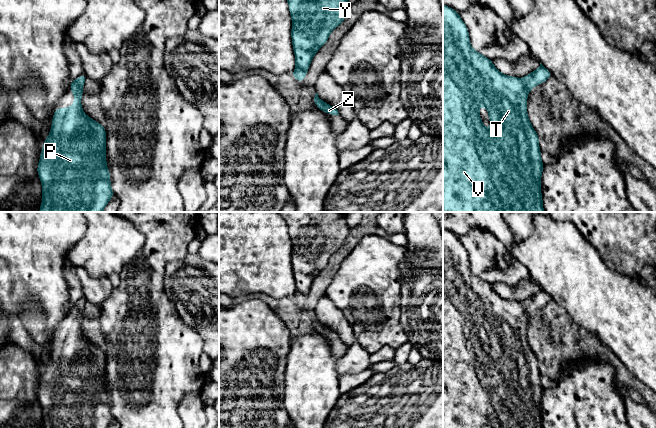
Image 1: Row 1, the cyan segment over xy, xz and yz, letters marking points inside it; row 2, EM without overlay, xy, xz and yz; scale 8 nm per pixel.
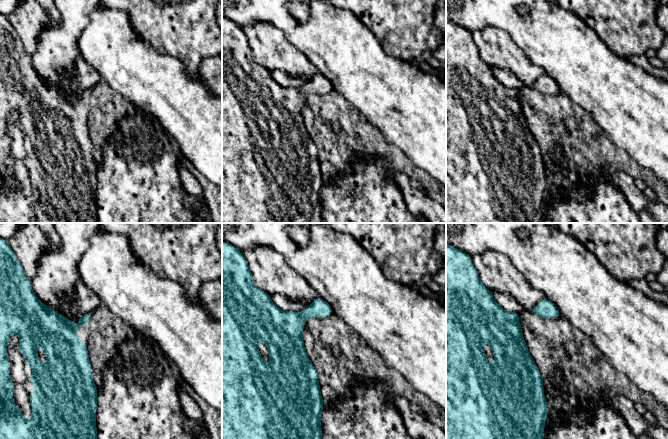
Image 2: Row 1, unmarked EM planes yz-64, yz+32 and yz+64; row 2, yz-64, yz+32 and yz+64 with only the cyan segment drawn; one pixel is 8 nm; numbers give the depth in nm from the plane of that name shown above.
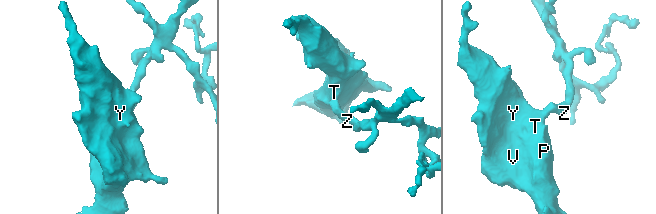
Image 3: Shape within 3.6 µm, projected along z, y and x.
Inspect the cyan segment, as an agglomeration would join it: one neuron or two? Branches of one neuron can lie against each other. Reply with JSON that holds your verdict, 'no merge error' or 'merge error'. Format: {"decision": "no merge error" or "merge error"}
{"decision": "no merge error"}

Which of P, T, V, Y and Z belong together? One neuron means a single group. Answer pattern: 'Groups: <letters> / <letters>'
Groups: P T V Y Z

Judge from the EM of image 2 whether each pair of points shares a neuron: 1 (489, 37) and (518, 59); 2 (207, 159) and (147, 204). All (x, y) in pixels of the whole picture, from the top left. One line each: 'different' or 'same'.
1: same
2: different

